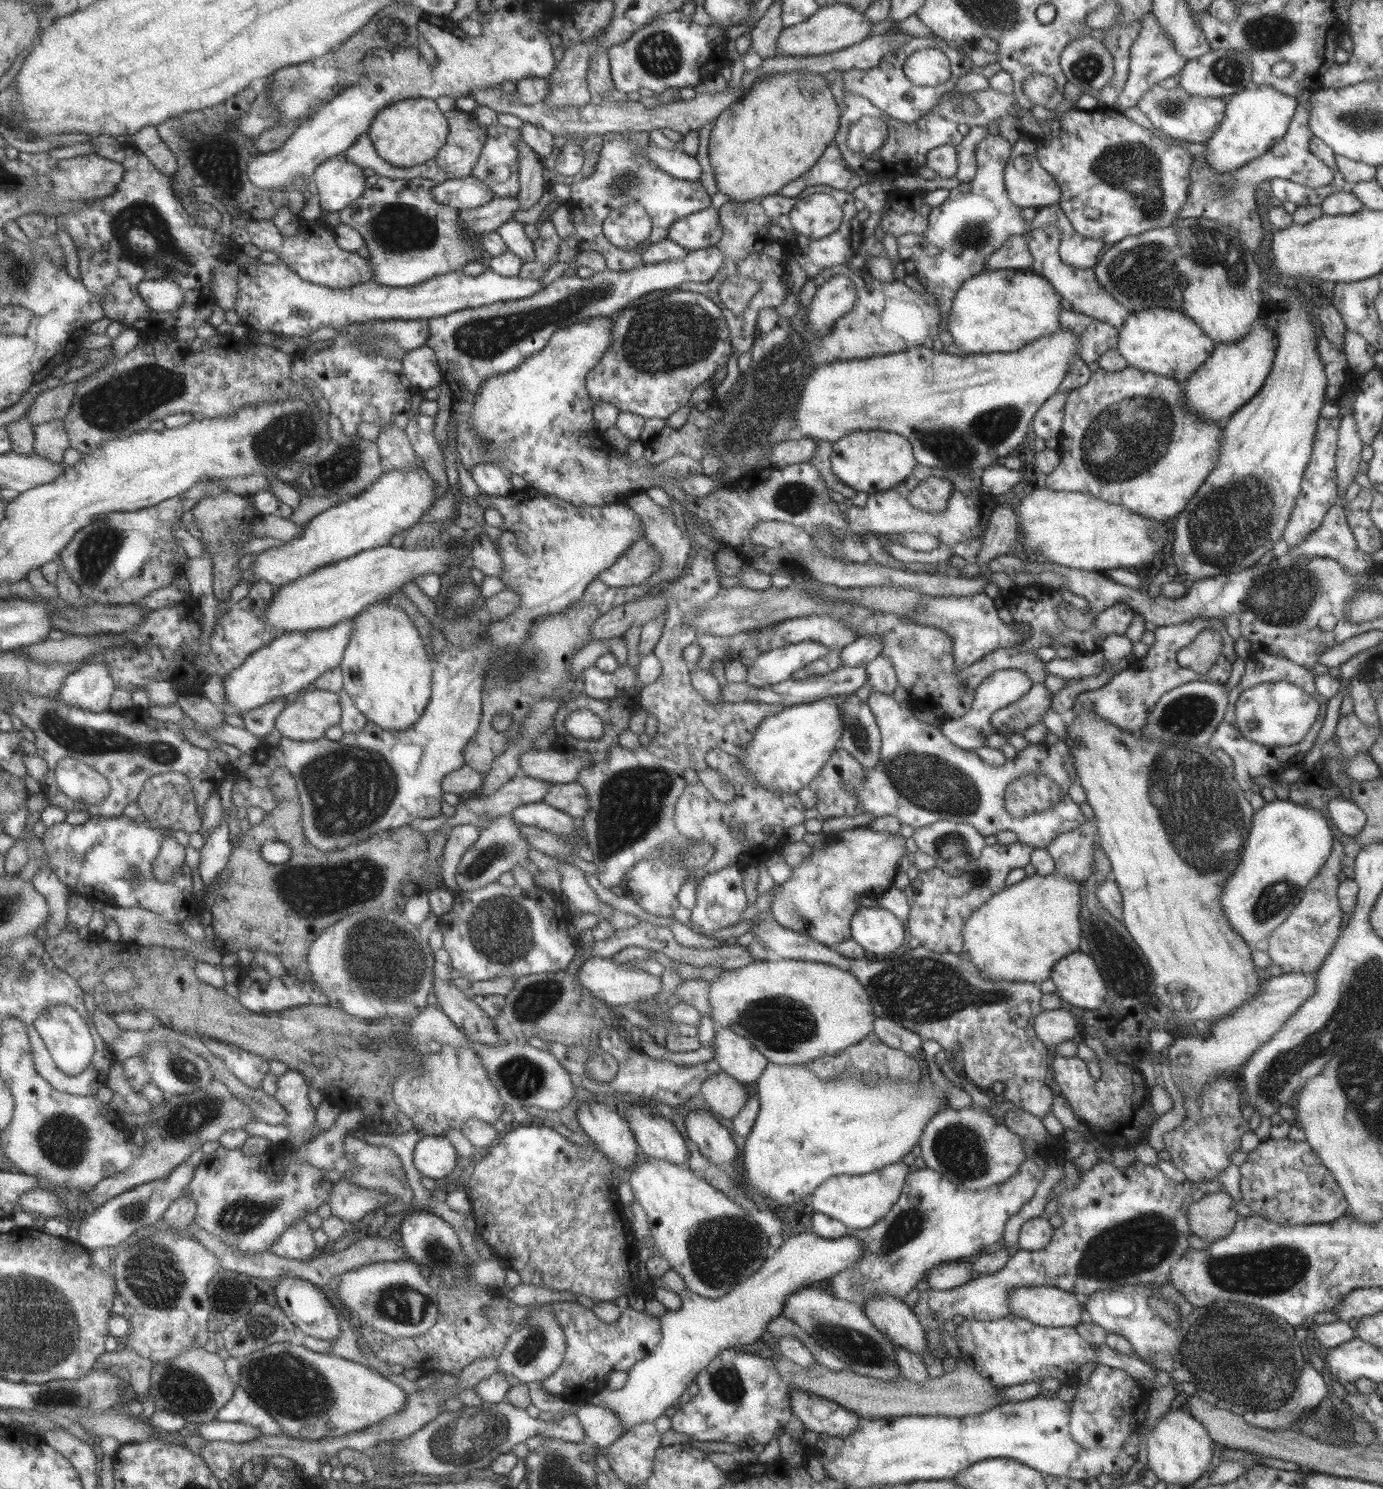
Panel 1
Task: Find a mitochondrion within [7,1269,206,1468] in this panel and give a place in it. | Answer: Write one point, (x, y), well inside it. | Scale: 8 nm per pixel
(55, 1395)

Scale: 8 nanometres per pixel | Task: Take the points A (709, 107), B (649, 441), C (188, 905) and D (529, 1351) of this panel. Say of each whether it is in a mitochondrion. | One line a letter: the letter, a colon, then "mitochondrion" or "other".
A: other
B: other
C: other
D: mitochondrion

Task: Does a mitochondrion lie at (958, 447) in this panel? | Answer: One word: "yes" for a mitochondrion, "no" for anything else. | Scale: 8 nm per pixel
yes

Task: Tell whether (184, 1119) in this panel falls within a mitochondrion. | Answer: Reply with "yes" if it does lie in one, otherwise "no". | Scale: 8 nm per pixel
yes

